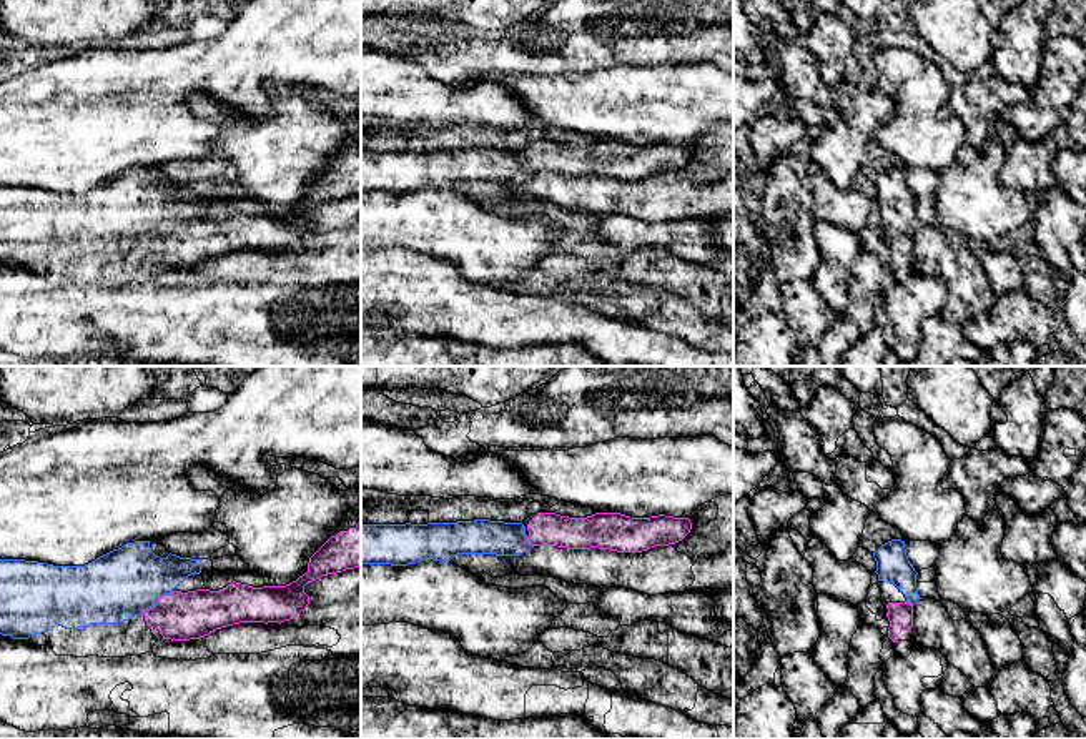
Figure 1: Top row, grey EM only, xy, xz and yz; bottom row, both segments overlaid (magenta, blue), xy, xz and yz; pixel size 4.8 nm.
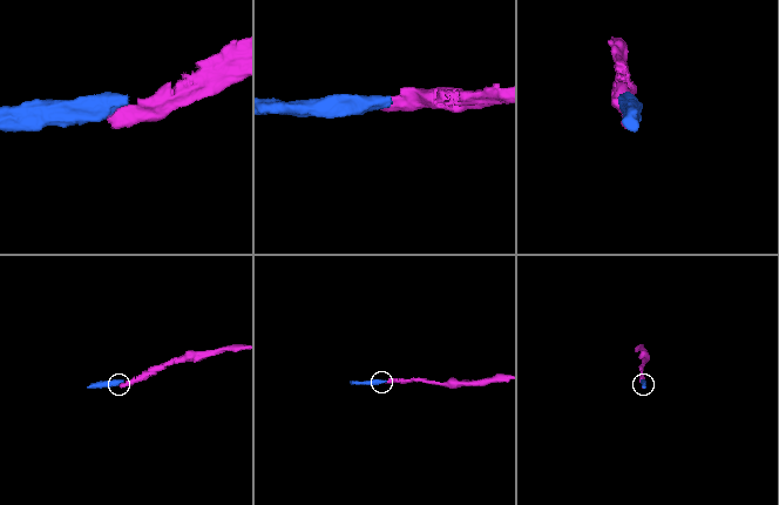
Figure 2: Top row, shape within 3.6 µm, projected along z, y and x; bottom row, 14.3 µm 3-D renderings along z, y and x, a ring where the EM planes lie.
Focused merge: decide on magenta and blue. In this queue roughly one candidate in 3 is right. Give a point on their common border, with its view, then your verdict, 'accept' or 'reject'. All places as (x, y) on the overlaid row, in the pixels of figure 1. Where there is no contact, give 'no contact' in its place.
meets magenta in xy at (158, 601); accept

